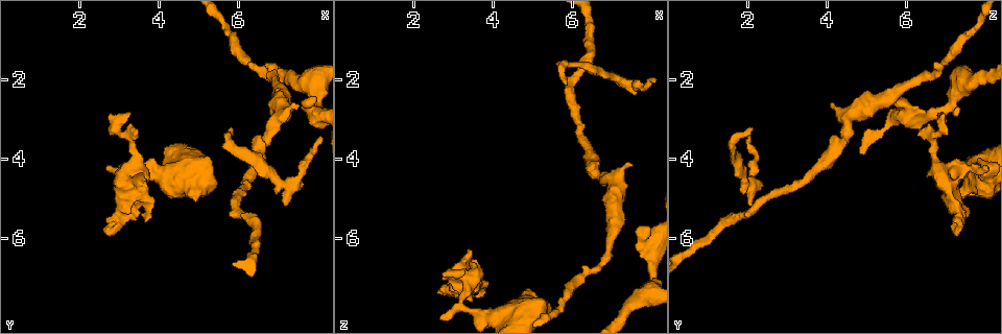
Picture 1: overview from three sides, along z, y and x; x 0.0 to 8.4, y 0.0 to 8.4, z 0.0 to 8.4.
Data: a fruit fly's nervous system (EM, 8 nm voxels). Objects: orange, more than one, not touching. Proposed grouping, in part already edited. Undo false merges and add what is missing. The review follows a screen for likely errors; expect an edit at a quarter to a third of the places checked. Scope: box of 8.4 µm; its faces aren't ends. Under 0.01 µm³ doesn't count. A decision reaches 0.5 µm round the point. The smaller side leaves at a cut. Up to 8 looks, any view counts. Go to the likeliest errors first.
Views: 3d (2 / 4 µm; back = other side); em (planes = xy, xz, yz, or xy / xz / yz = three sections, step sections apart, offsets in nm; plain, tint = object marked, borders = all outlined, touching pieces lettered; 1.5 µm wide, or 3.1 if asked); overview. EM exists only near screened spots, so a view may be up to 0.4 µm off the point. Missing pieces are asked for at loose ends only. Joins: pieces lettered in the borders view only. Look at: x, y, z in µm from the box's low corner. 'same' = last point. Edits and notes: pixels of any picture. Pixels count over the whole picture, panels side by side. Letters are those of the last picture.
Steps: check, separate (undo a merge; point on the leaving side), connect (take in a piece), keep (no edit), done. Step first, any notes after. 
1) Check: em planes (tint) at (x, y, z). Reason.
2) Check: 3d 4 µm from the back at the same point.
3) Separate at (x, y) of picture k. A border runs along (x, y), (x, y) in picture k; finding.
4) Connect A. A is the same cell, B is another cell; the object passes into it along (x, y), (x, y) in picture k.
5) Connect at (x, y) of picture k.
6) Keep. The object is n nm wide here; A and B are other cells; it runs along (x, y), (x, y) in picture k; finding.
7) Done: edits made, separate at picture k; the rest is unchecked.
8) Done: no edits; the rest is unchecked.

Check: em planes (borders) at (7.20, 5.20, 2.00). Free end.

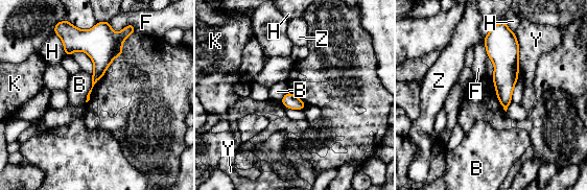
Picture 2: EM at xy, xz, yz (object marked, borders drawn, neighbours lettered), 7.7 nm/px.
Keep. B, F, H, K, Y and Z are other cells; a border runs along (91, 75), (91, 89), (85, 101) in picture 2; none of them fits.

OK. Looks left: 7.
Check: 3d 4 µm from the back at (3.20, 4.20, 7.50).

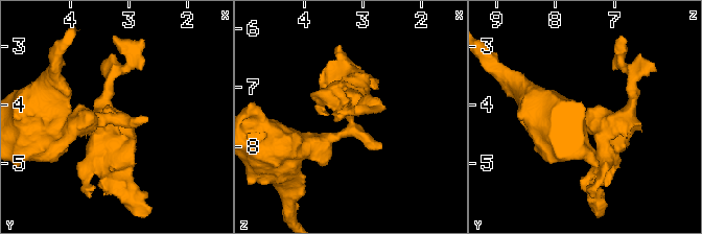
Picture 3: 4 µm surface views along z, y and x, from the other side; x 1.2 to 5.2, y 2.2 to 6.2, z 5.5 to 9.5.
Check: em planes (plain) at (3.20, 4.20, 7.45). Need the tissue.

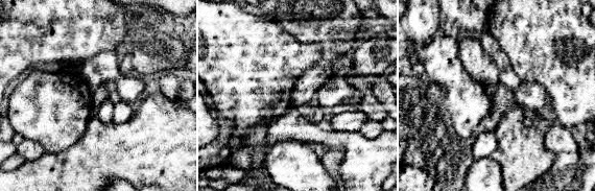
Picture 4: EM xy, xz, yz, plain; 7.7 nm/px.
Check: em planes (borders) at the same point. What lies round it.

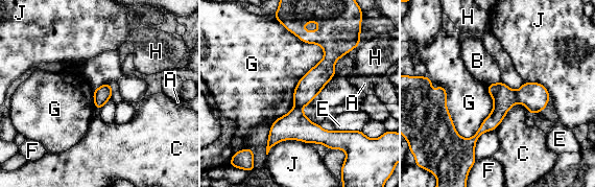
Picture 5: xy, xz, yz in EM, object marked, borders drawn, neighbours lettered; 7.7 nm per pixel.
Separate at (504, 98) of picture 5. A, B, C, E, F, G, H and J are other cells; the part that leaves runs along (514, 93), (471, 141), (452, 132), (436, 97) in picture 5; a second cell is stuck on.

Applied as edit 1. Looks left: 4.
Done: edits made, separate at picture 5; the rest is unchecked.

